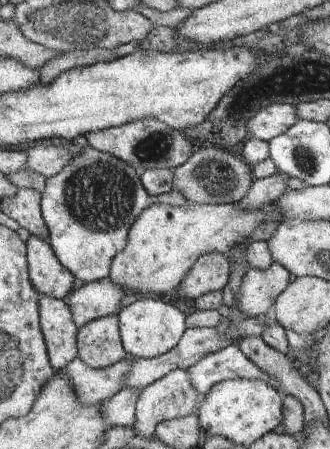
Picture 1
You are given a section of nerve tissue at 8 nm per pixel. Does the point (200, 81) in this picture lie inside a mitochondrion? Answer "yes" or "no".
no

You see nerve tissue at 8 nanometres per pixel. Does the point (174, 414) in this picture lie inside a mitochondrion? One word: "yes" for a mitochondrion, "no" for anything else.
no

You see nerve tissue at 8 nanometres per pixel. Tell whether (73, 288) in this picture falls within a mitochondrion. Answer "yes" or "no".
no

